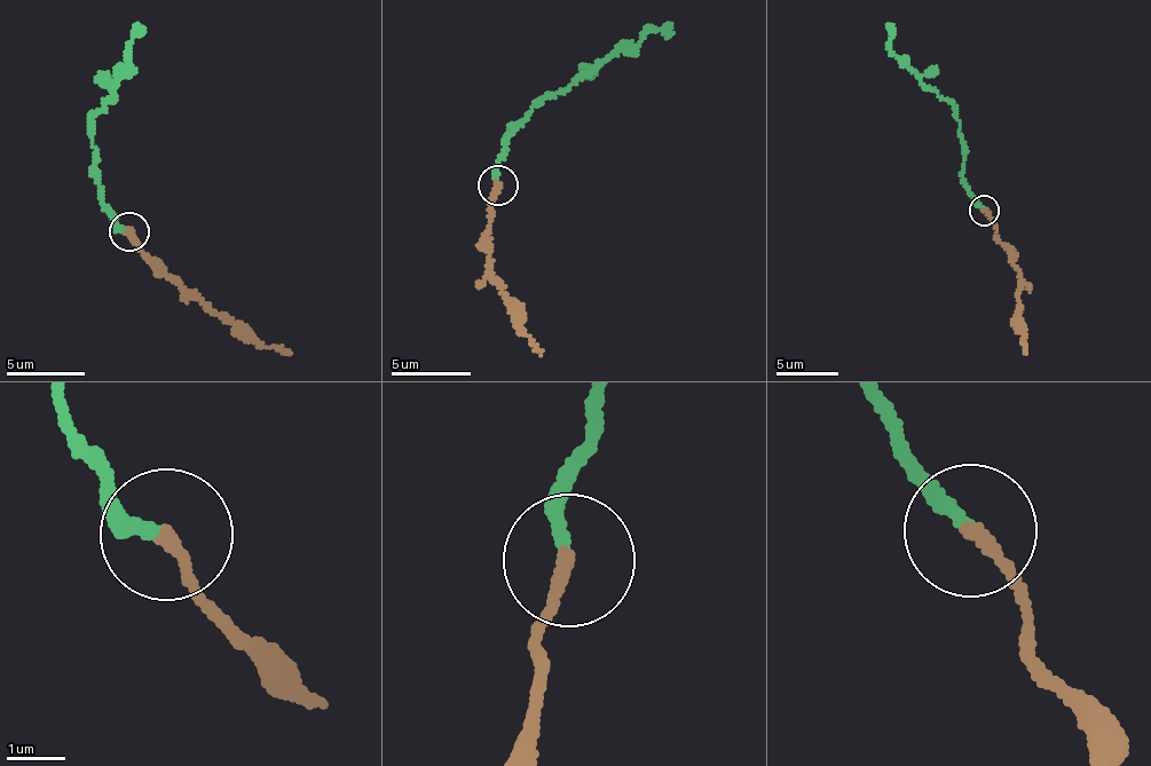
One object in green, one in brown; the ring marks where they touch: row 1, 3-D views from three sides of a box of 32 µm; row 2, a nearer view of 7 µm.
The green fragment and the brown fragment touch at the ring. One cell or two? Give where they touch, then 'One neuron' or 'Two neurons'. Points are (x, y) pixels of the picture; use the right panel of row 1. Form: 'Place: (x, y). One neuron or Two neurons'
Place: (984, 211). Two neurons

